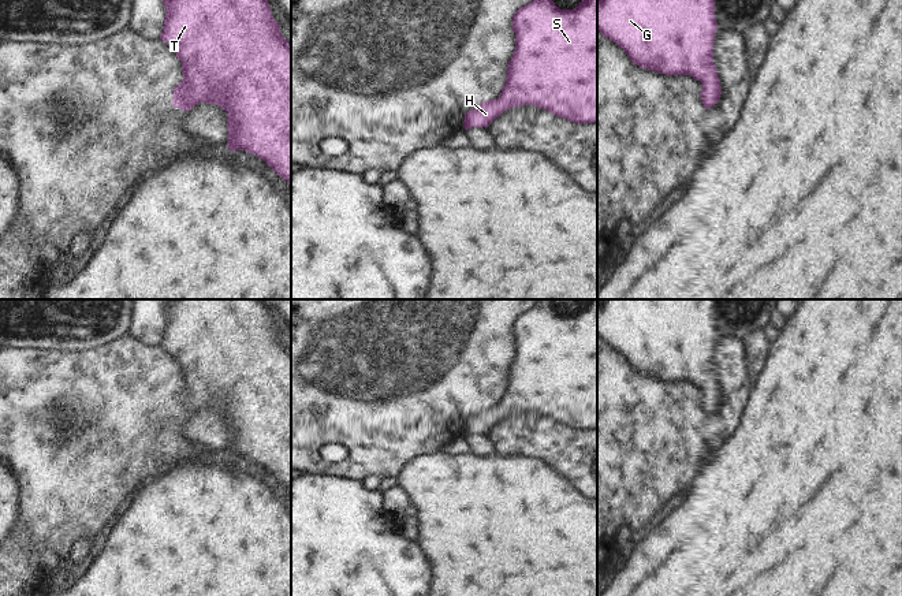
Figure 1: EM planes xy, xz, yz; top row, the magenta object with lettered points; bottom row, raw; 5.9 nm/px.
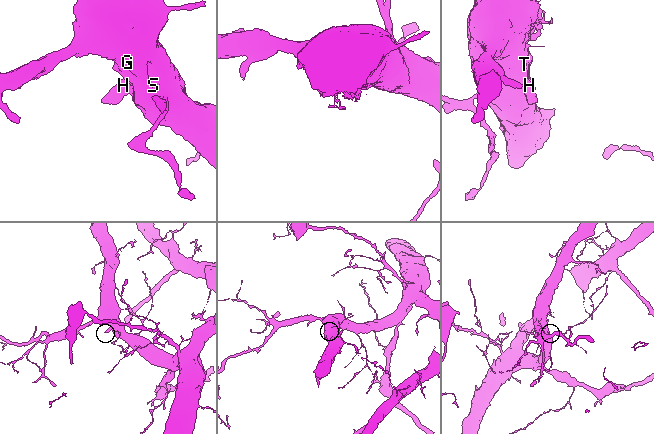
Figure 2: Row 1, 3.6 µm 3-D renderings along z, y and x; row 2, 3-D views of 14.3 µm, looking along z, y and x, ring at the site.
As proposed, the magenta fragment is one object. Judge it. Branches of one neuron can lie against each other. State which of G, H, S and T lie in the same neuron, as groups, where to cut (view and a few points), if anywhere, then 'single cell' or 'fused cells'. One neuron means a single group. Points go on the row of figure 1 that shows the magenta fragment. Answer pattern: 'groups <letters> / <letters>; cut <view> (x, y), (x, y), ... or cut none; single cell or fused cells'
groups G H S T; cut none; single cell

